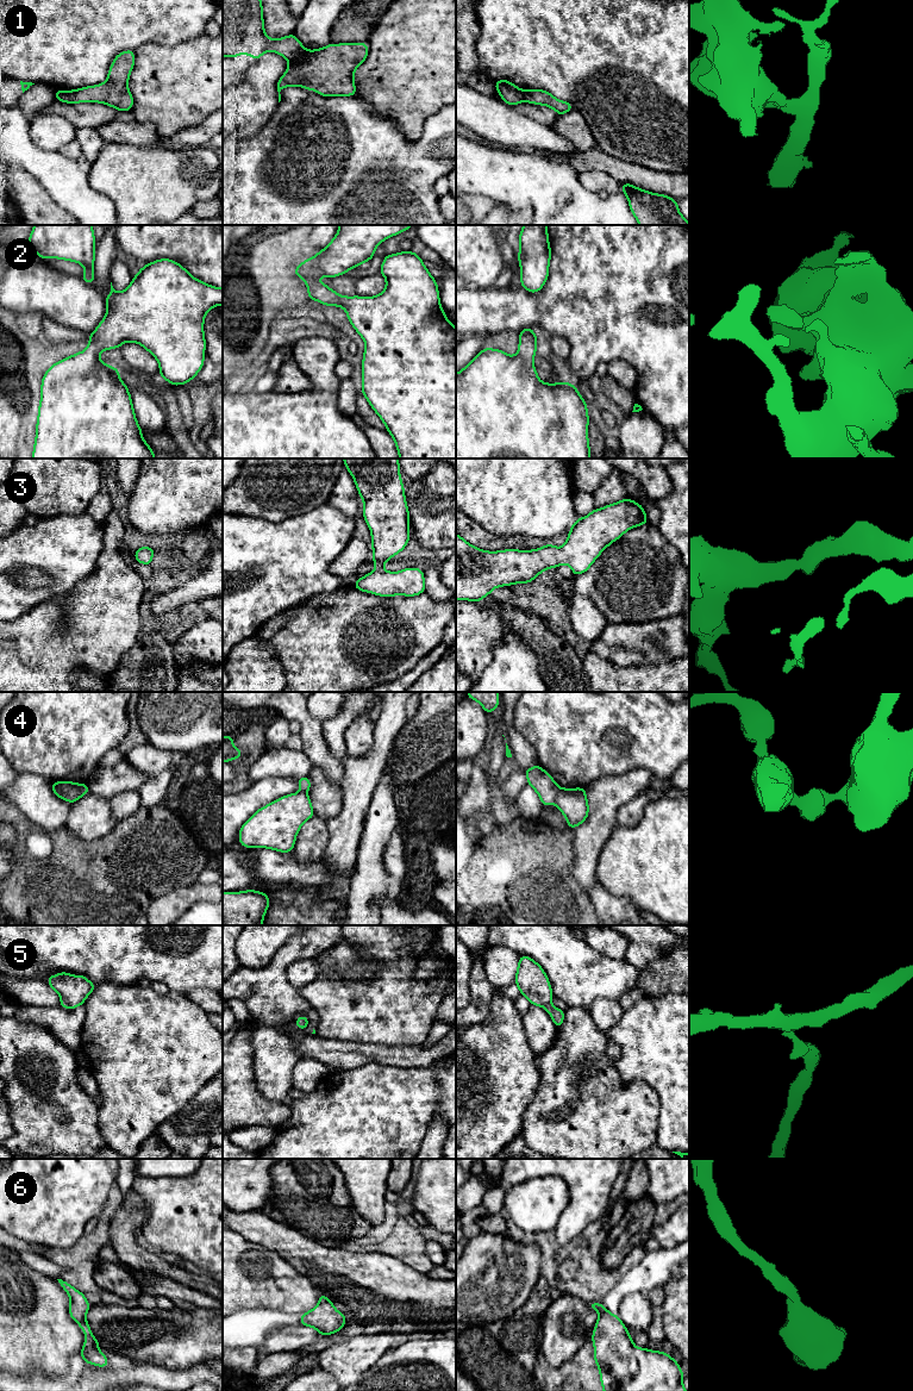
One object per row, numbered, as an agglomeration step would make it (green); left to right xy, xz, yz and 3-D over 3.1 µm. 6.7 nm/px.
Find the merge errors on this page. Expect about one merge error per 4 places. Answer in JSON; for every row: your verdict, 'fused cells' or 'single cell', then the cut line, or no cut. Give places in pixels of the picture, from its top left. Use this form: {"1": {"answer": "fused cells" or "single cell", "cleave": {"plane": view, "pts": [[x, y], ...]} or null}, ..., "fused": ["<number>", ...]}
{"1": {"answer": "fused cells", "cleave": {"plane": "xz", "pts": [[305, 50], [289, 62]]}}, "2": {"answer": "single cell", "cleave": null}, "3": {"answer": "single cell", "cleave": null}, "4": {"answer": "fused cells", "cleave": {"plane": "yz", "pts": [[561, 788], [554, 803]]}}, "5": {"answer": "single cell", "cleave": null}, "6": {"answer": "single cell", "cleave": null}, "fused": ["1", "4"]}

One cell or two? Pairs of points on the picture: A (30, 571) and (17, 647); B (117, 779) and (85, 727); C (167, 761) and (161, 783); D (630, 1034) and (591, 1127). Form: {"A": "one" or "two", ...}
{"A": "two", "B": "two", "C": "two", "D": "two"}

